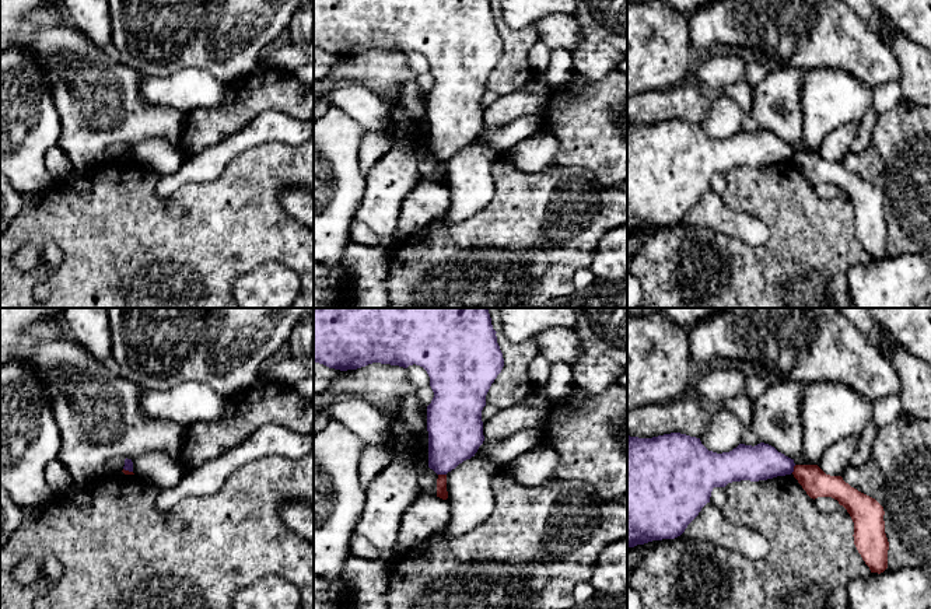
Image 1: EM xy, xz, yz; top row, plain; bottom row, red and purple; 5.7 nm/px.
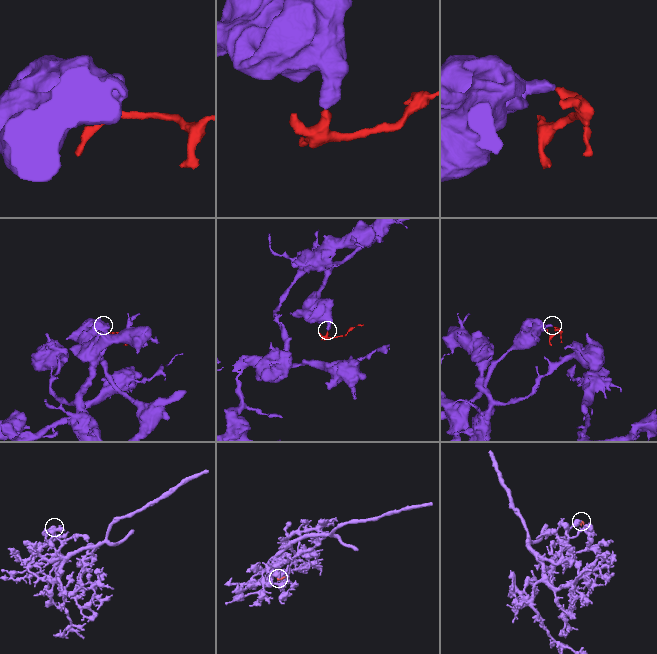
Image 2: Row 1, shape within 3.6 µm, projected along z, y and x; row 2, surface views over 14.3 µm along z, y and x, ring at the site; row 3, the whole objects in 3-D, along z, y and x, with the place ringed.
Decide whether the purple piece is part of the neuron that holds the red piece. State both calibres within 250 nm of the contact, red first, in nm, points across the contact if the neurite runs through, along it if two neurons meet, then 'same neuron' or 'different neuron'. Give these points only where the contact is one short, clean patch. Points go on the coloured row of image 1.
60 nm thick on the red side, 300 nm on the other; border along xz (438, 473), (445, 475); different neuron

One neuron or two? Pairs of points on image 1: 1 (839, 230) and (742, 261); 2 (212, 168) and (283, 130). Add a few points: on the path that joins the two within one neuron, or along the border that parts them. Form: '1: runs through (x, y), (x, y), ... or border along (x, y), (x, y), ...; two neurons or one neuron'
1: runs through (815, 245), (800, 261), (766, 261); one neuron
2: runs through (230, 150), (254, 133), (265, 130); one neuron

